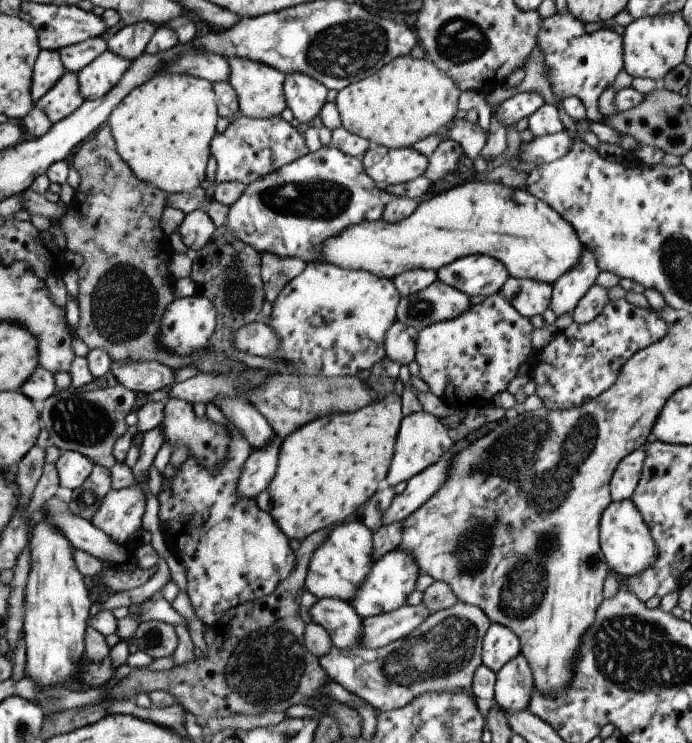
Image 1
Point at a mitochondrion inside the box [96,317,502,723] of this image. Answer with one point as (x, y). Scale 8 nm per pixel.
(439, 652)

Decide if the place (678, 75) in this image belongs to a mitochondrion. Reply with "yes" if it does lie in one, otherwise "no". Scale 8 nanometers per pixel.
no

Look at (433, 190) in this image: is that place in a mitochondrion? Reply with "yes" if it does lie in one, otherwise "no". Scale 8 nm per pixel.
no

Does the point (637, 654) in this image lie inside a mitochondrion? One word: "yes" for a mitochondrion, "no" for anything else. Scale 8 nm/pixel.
yes

